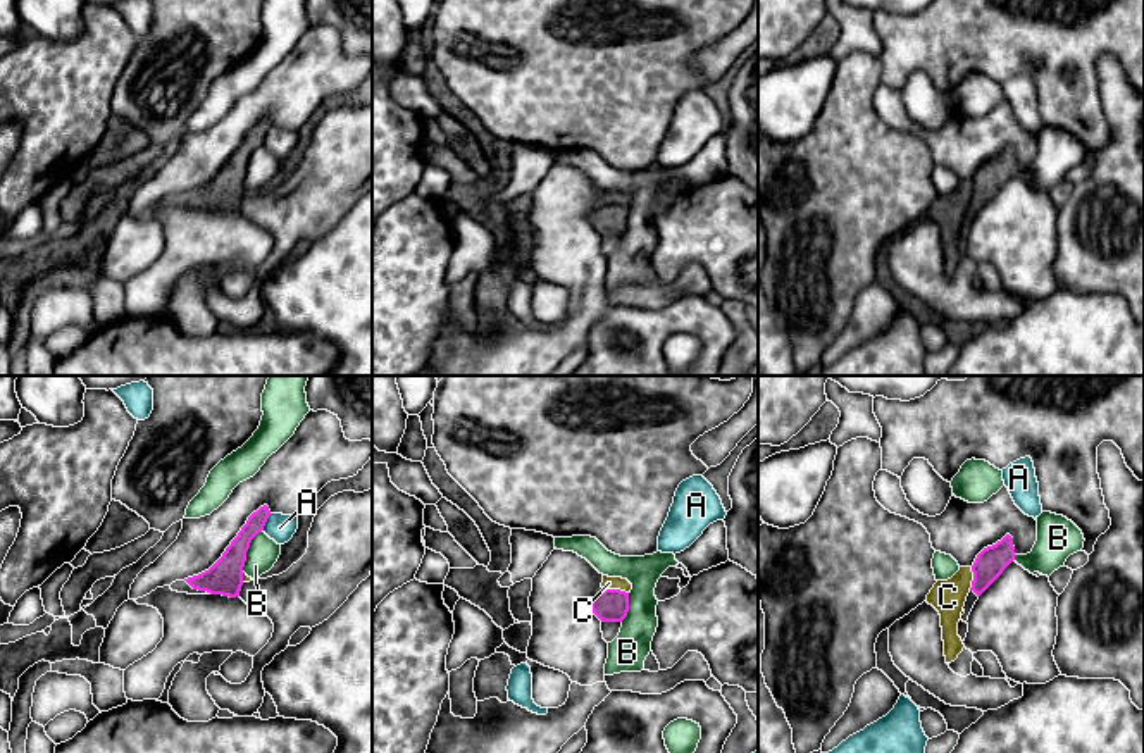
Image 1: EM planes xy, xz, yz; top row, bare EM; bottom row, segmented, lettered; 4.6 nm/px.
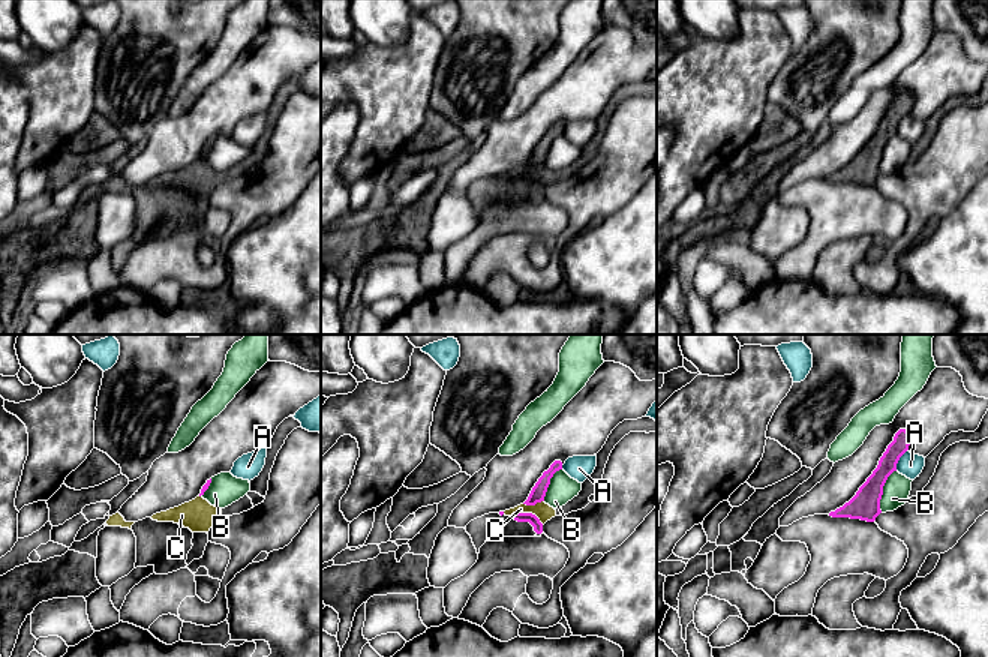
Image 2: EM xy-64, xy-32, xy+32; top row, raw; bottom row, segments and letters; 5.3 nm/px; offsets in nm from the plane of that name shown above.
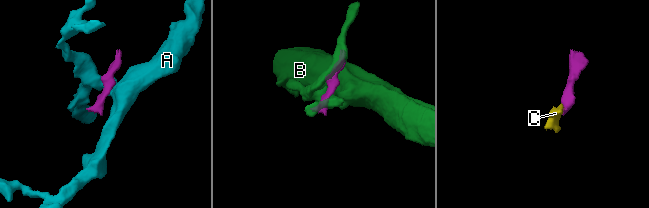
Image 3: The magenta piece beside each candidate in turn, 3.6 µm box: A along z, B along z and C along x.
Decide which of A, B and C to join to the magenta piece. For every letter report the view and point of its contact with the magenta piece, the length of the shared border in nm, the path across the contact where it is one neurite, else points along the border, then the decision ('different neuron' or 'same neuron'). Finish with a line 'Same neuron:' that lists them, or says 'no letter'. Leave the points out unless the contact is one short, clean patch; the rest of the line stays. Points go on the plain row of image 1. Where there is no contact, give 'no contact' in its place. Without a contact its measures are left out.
A: contact xy (266, 135); length 90 nm; border xy (271, 128), (262, 143); different neuron
B: contact xy (247, 164); length 220 nm; different neuron
C: contact xz (617, 204); length 110 nm; border xz (605, 202), (619, 202), (627, 207); different neuron
Same neuron: no letter

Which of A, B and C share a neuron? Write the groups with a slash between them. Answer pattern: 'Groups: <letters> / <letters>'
Groups: A / B / C

